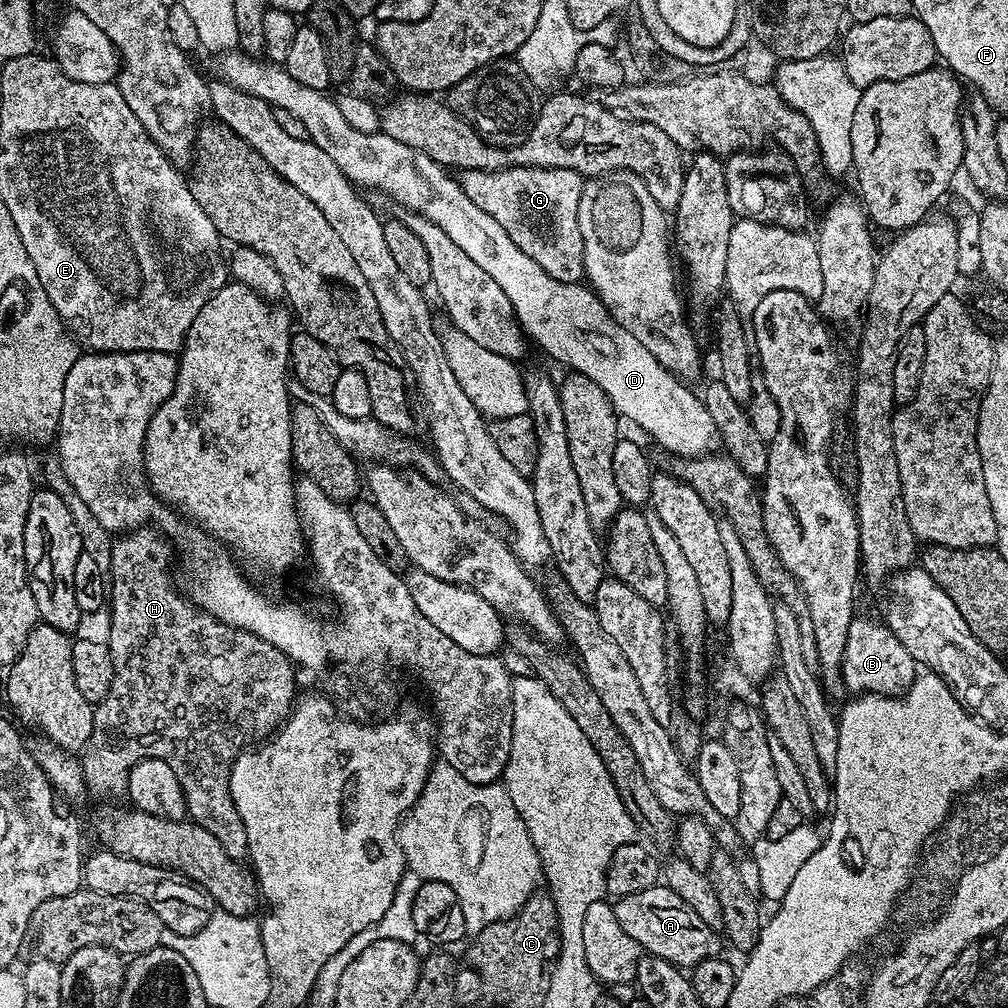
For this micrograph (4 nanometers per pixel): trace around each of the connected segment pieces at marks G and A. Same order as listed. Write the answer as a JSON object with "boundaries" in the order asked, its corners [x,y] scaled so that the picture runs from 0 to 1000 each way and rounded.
{"boundaries":[[[[461,167],[454,178],[462,196],[482,208],[506,232],[506,240],[534,260],[546,276],[554,276],[559,282],[573,282],[580,277],[573,200],[581,179],[574,171],[561,167],[495,167],[489,171]]],[[[652,879],[633,883],[631,887],[614,890],[609,900],[613,919],[617,919],[617,923],[621,923],[621,927],[625,927],[642,947],[657,950],[676,962],[686,962],[692,954],[715,943],[711,924],[700,919],[689,903],[681,899],[681,895],[677,895],[677,891],[664,881]]]]}

